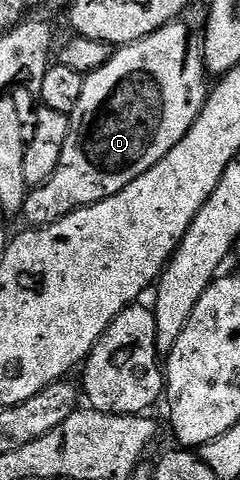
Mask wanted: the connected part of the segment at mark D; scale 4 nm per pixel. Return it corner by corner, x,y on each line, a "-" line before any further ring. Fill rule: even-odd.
184,19
172,21
168,25
163,25
158,31
151,33
149,37
144,37
141,41
135,41
133,45
117,48
113,52
112,58
105,65
98,67
93,73
85,76
82,99
78,99
78,107
74,107
74,111
70,114
70,131
66,139
66,147
62,147
62,159
58,163
52,178
45,185
35,186
25,199
22,217
28,220
27,224
29,226
52,225
66,215
73,213
75,209
80,209
83,205
93,205
102,199
118,195
130,183
134,183
134,179
138,179
146,171
150,171
150,167
154,167
159,163
171,149
178,147
178,143
182,143
182,139
188,134
190,127
194,127
194,123
204,110
204,104
207,103
210,92
210,84
208,85
210,74
204,64
204,46
201,38
197,34
196,37
192,34
192,29
186,22
187,20

